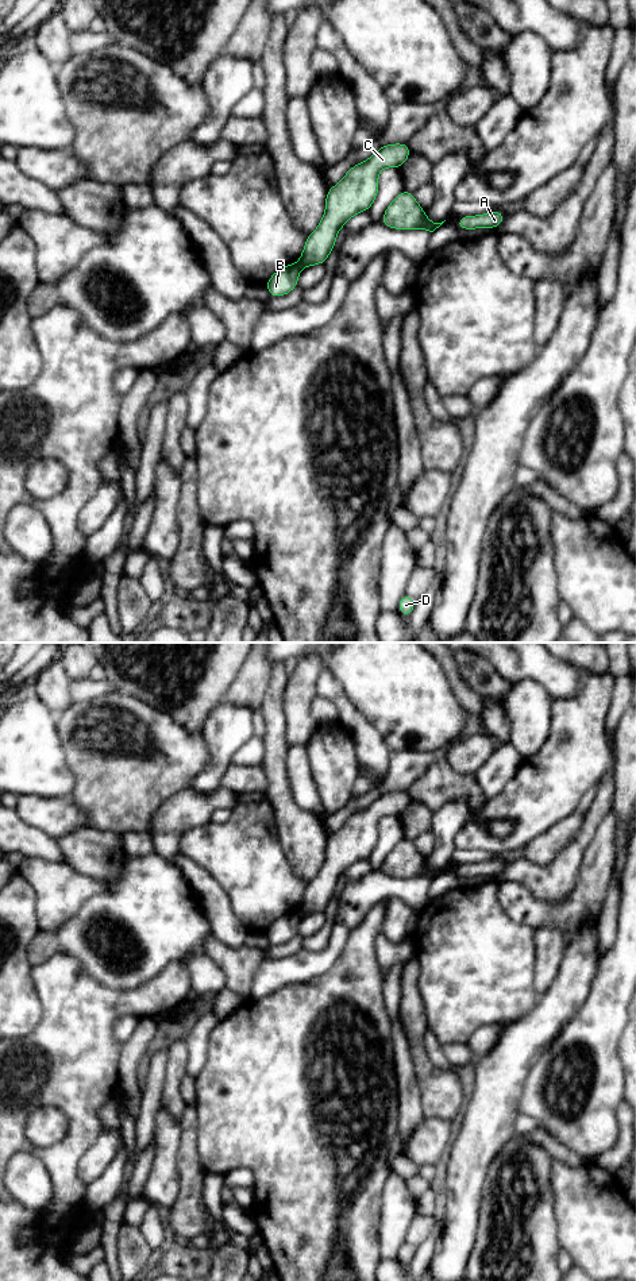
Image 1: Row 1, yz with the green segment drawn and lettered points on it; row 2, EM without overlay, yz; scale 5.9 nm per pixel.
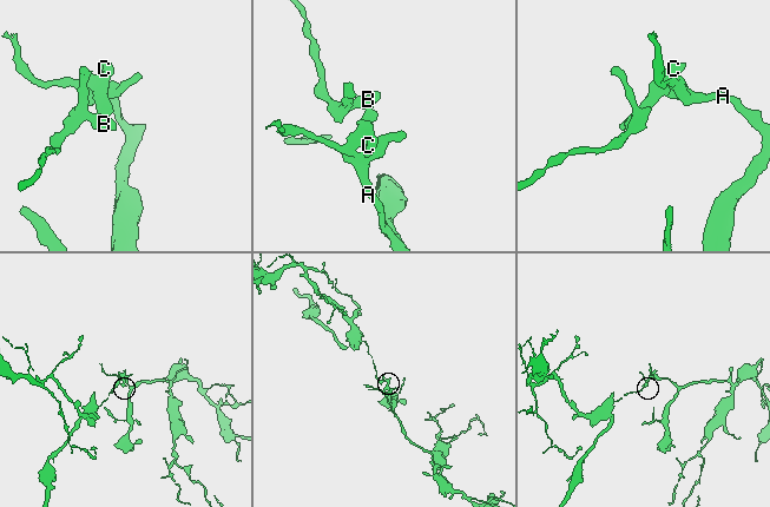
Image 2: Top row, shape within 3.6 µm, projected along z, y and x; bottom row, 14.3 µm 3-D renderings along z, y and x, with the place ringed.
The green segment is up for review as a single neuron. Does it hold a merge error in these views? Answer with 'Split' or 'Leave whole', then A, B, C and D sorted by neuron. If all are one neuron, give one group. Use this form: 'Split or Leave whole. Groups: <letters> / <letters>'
Split. Groups: A C D / B

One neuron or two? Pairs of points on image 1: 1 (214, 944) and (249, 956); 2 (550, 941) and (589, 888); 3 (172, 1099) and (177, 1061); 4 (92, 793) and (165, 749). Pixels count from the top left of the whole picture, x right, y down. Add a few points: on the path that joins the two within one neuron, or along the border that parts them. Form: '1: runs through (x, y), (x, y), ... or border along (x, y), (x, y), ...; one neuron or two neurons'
1: runs through (222, 952), (226, 956), (241, 956); one neuron
2: border along (535, 928), (555, 928), (566, 942); two neurons
3: runs through (172, 1089), (174, 1071); one neuron
4: runs through (110, 784), (134, 760), (147, 760); one neuron

